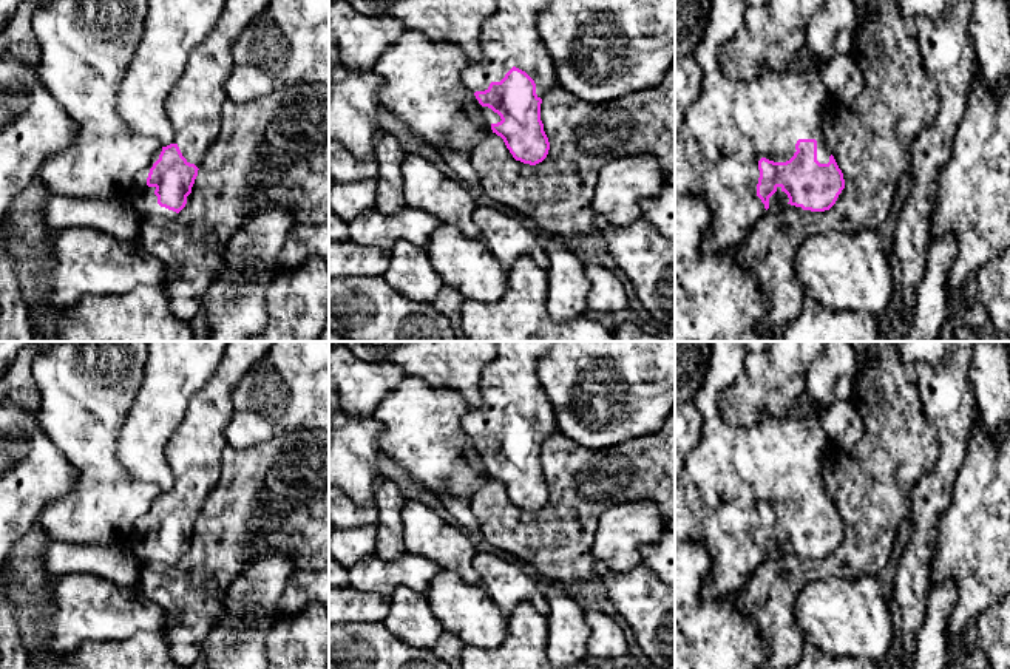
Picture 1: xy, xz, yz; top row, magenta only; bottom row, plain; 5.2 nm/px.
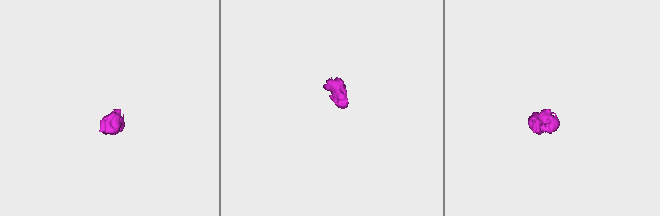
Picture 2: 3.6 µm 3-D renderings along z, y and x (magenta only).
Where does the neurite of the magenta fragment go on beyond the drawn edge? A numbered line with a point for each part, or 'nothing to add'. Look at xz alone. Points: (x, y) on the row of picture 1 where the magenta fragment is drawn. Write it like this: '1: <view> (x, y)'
1: xz (510, 37)

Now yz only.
1: yz (732, 124)

